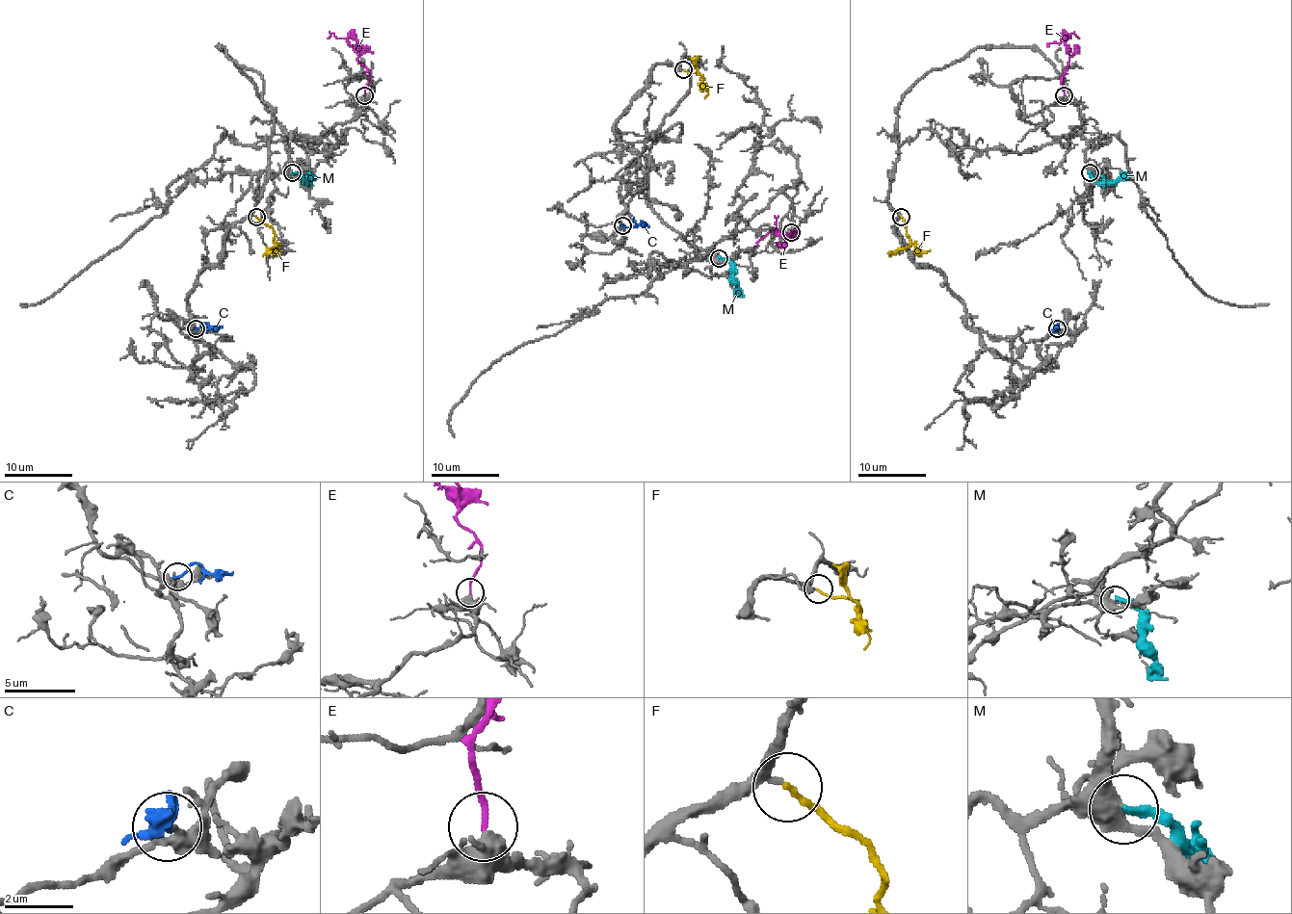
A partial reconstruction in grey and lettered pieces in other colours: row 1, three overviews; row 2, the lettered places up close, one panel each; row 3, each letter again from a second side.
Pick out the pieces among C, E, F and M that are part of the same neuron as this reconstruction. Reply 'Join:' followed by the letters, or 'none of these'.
Join: F

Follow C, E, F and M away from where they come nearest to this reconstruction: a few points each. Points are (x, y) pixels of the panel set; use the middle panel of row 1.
C: (623, 225), (648, 227)
E: (791, 232), (796, 232), (784, 237), (781, 232), (767, 232), (753, 248)
F: (683, 69), (703, 78), (690, 58)
M: (718, 257), (725, 257), (733, 268), (735, 286), (744, 297)

